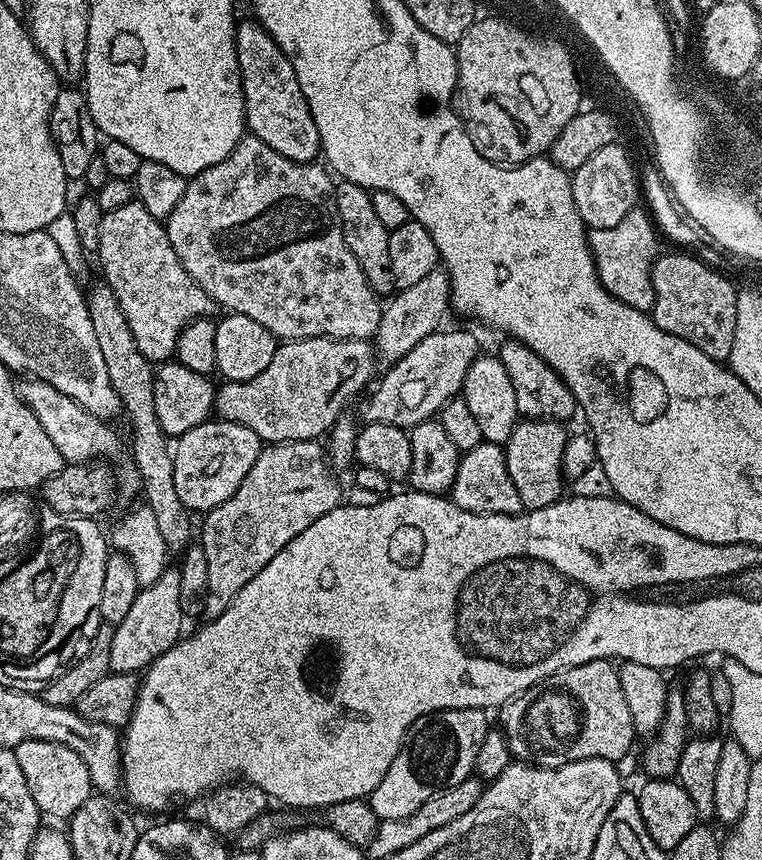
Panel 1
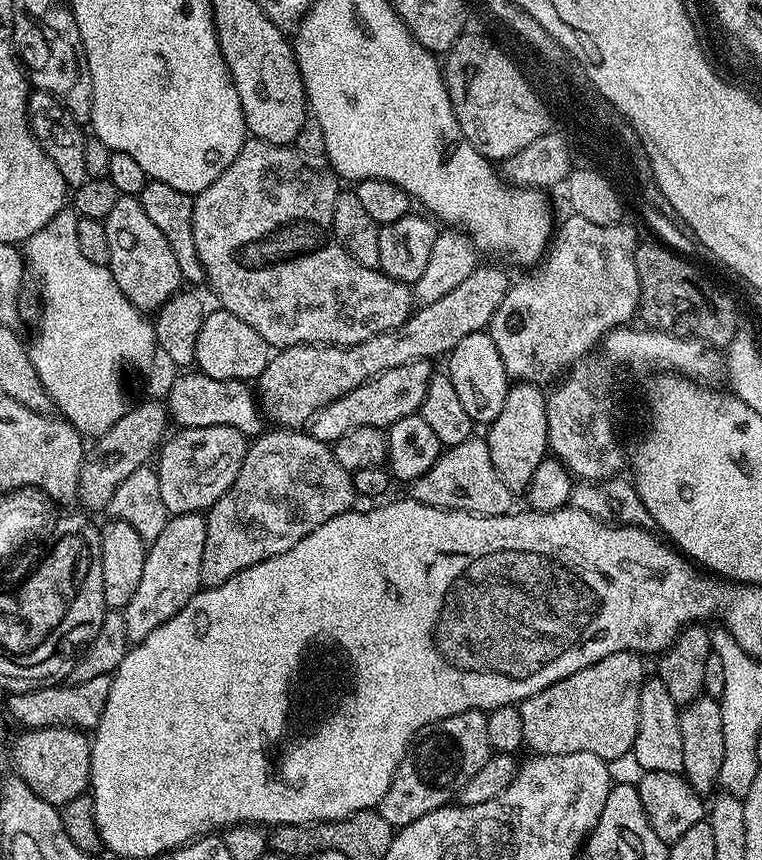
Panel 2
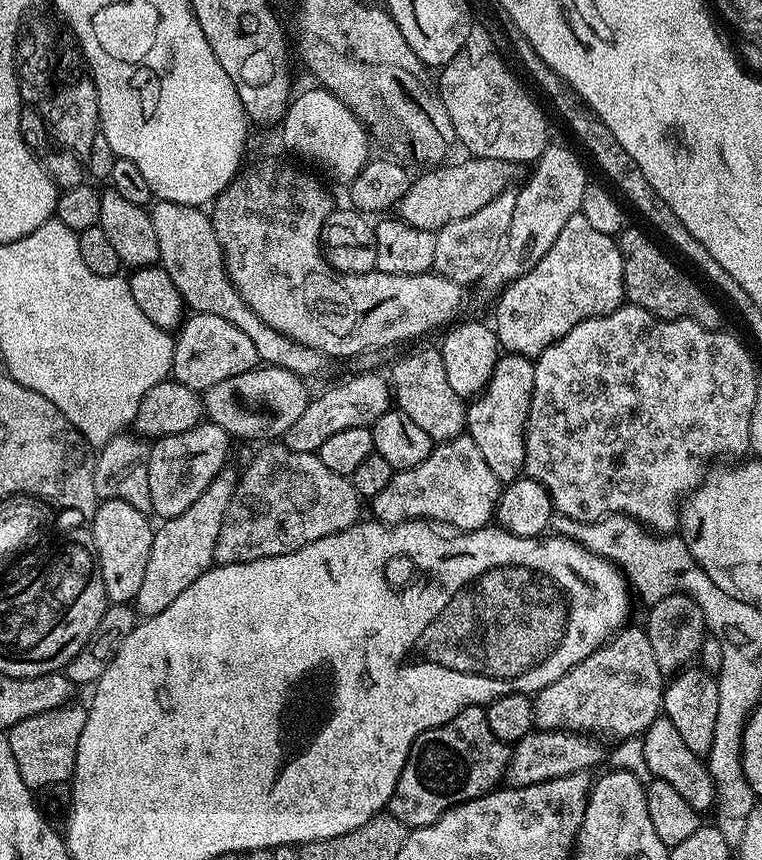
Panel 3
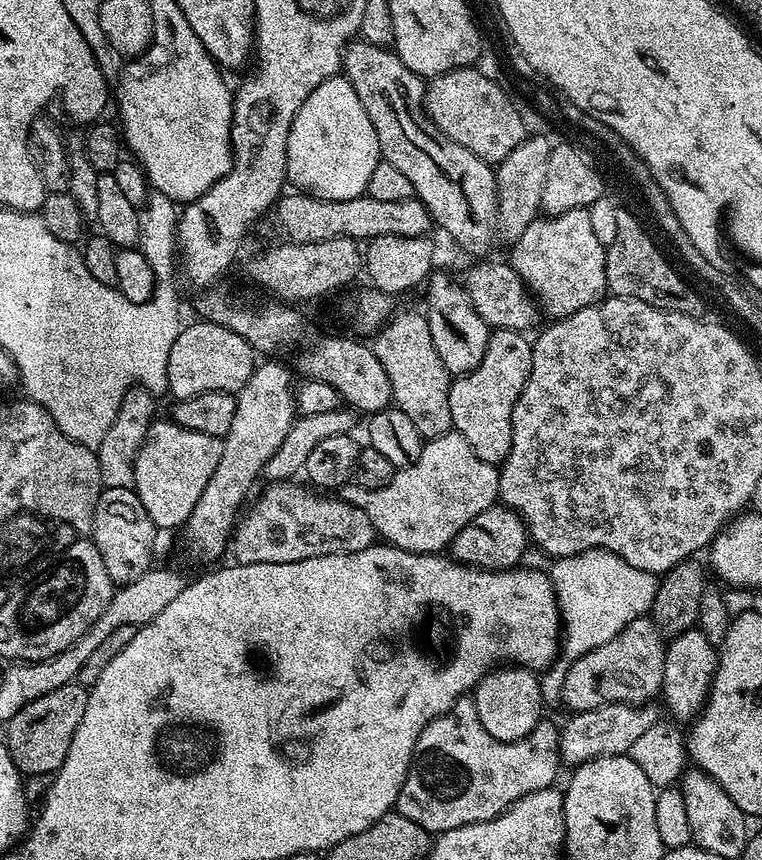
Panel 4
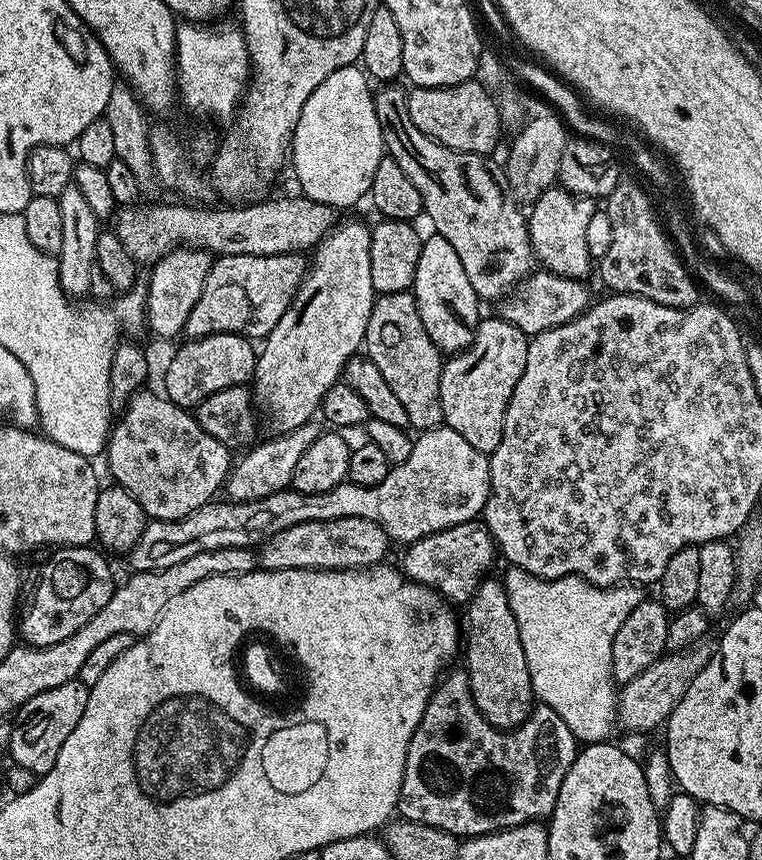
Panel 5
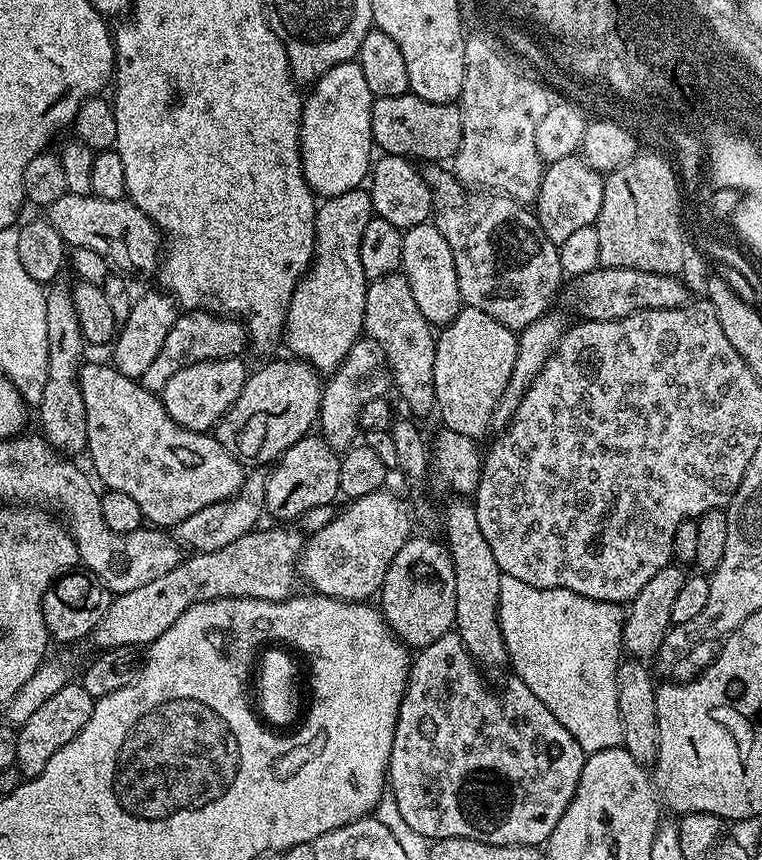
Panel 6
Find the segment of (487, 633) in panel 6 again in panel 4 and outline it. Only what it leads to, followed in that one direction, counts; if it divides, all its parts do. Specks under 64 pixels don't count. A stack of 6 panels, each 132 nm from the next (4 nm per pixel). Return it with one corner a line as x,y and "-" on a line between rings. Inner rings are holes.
497,666
477,682
474,699
478,718
485,730
493,738
498,738
498,742
518,742
540,724
546,707
540,682
541,677
533,669
519,666

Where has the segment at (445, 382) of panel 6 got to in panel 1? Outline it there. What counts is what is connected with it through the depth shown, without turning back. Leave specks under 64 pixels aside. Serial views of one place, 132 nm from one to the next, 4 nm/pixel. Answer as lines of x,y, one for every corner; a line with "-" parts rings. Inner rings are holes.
521,419
516,429
510,434
507,444
503,445
506,458
506,470
510,470
510,478
518,490
518,498
522,498
525,510
545,508
561,499
566,492
566,481
562,470
562,450
566,450
566,442
570,435
569,429
558,420
526,420

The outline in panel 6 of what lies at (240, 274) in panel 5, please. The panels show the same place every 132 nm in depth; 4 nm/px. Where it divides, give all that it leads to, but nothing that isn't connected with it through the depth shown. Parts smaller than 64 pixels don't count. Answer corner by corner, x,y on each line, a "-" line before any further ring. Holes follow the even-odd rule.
188,310
177,315
174,326
170,326
170,334
158,352
158,358
150,362
142,383
144,387
157,394
164,391
166,382
178,374
186,366
203,360
221,360
223,356
236,356
246,348
246,328
239,319
217,318
203,310

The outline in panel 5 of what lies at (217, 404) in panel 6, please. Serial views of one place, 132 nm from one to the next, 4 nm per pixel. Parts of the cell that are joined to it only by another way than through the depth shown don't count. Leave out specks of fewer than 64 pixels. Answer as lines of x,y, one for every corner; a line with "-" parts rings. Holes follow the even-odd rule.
223,332
197,340
190,338
184,343
169,362
162,387
163,395
179,408
195,409
197,404
210,398
210,394
218,394
218,390
226,390
230,386
247,385
255,377
258,352
247,336

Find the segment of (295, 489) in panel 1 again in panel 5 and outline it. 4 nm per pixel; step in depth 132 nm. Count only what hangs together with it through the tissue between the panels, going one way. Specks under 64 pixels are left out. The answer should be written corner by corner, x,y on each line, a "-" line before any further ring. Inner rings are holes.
338,518
330,522
302,522
282,530
261,544
258,549
258,564
264,570
334,570
343,572
346,568
371,568
381,563
388,552
390,541
388,535
369,520
362,518

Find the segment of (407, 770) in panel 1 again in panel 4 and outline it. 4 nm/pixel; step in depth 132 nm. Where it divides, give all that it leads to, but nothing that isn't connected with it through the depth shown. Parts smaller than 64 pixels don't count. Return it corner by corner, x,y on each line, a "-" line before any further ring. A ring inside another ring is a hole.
471,695
459,696
454,702
454,706
450,706
450,710
446,710
446,714
434,718
422,730
422,734
412,751
412,761
408,767
408,777
396,799
395,811
401,812
406,818
410,818
410,822
418,822
418,826
425,828
429,834
439,834
446,830
454,830
458,826
466,826
467,824
494,818
506,811
514,802
518,802
518,798
522,798
526,794
534,794
543,788
553,787
557,783
556,775
559,774
560,768
562,769
562,761
560,759
560,728
557,725
552,725
548,718
541,719
536,729
530,734
526,734
526,738
522,738
518,742
498,742
498,738
493,738
482,726
482,721
478,718
475,699

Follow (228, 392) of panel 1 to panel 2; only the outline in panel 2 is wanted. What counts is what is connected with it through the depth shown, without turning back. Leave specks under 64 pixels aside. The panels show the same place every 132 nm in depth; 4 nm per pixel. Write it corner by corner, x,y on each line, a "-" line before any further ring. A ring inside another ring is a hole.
481,263
465,278
461,284
454,286
450,294
445,294
434,302
417,307
407,322
397,328
391,328
388,332
378,334
374,338
366,338
366,342
351,344
345,348
335,346
321,346
319,344
299,344
289,348
281,348
269,359
266,370
262,370
258,381
258,403
267,419
272,420
273,425
284,430
300,430
307,425
309,420
314,418
320,410
330,406
342,394
350,394
350,390
358,390
358,386
365,384
367,380
375,380
386,370
394,370
398,366
406,366
410,362
419,360
431,361
432,356
447,357
448,353
475,332
482,332
487,329
488,323
494,318
494,310
506,298
510,287
510,279
496,264

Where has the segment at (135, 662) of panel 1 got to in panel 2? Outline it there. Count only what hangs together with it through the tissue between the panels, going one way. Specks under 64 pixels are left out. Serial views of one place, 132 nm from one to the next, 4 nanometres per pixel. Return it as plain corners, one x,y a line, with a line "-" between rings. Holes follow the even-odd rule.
187,512
169,515
162,534
147,545
146,566
142,566
142,579
134,598
123,608
126,634
129,641
145,640
162,622
174,618
202,585
202,550
206,546
206,519
201,513

